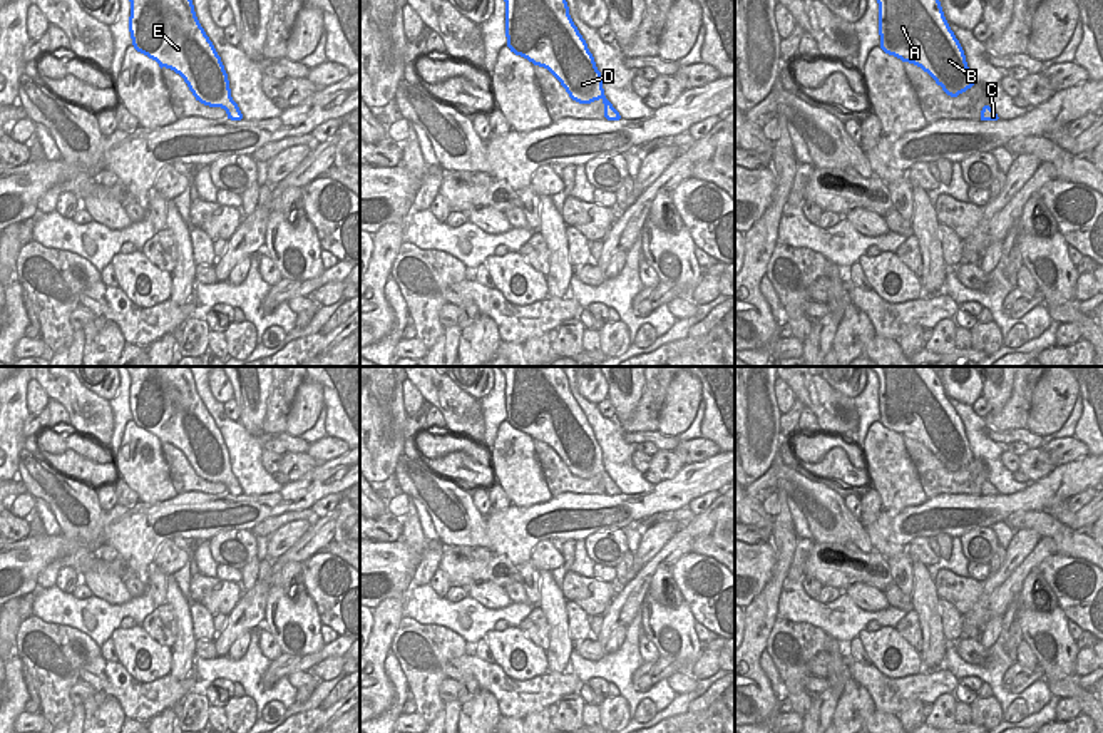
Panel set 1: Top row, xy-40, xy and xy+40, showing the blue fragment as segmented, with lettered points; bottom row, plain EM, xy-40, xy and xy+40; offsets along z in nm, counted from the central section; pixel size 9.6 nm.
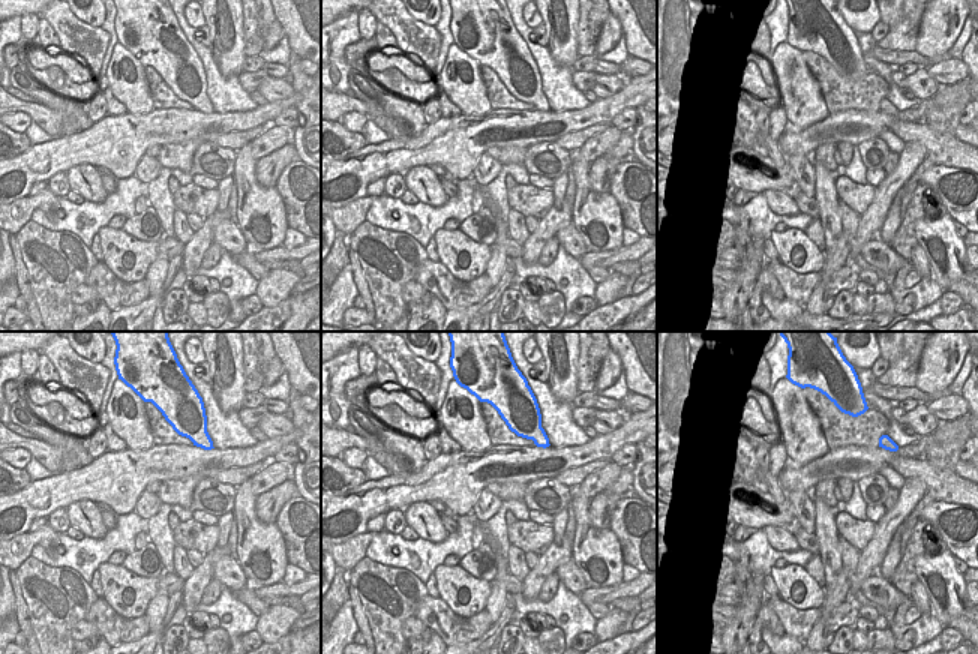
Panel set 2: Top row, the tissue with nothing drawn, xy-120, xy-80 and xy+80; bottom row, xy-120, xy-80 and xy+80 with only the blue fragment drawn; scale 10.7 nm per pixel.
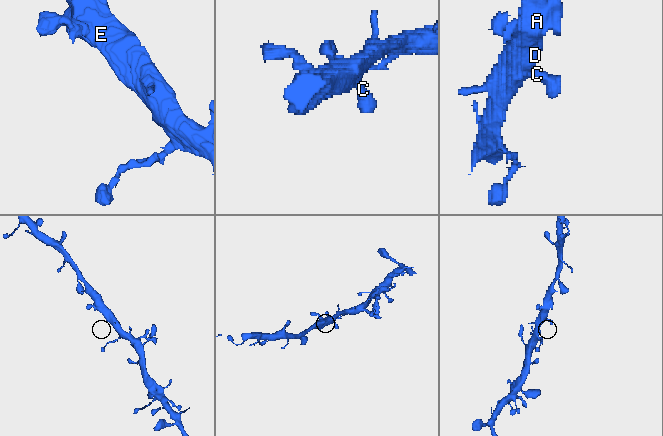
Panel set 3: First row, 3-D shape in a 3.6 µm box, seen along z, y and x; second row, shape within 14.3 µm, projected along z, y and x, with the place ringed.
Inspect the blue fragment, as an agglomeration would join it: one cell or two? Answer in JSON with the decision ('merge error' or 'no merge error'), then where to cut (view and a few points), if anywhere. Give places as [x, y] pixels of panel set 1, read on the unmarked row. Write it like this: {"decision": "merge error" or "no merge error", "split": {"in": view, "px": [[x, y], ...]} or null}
{"decision": "no merge error", "split": null}

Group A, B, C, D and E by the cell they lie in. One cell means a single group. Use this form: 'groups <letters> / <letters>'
groups A B C D E

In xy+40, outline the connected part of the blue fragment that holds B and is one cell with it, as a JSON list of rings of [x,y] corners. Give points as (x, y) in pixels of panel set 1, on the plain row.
[[[870,366],[879,378],[880,423],[927,447],[957,472],[974,460],[964,425],[929,366]]]

